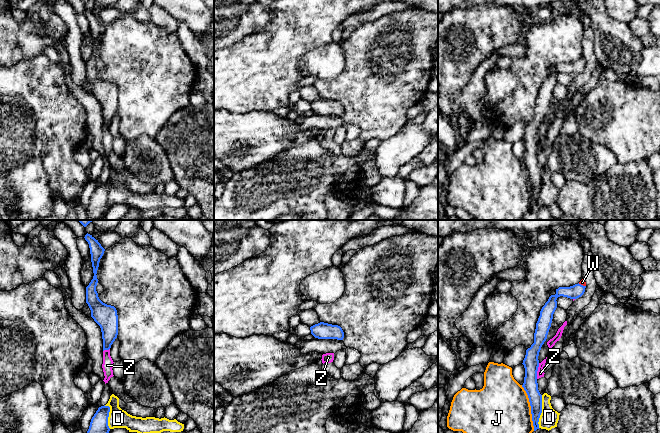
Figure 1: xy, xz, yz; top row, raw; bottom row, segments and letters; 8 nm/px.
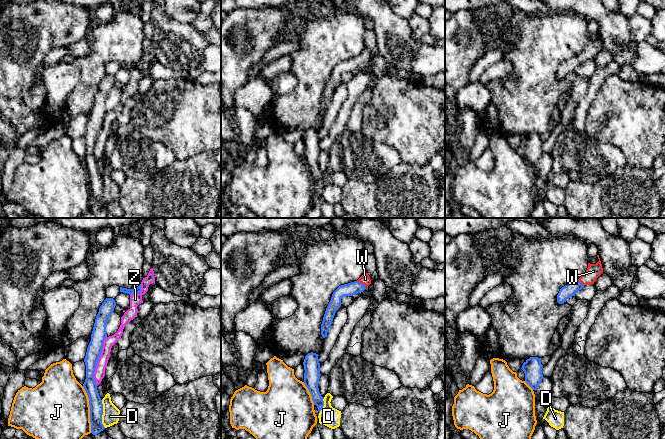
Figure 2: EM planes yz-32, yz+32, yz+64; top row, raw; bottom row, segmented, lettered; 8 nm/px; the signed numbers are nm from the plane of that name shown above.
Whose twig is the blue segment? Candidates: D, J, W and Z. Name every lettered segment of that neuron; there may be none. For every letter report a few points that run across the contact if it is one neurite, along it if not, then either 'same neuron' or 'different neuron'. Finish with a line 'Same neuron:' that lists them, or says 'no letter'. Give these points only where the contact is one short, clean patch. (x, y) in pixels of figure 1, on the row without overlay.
D: line yz (542, 171), (542, 188), (538, 203); different neuron
J: different neuron
W: line yz (573, 68), (582, 61), (582, 58); same neuron
Z: different neuron
Same neuron: W

